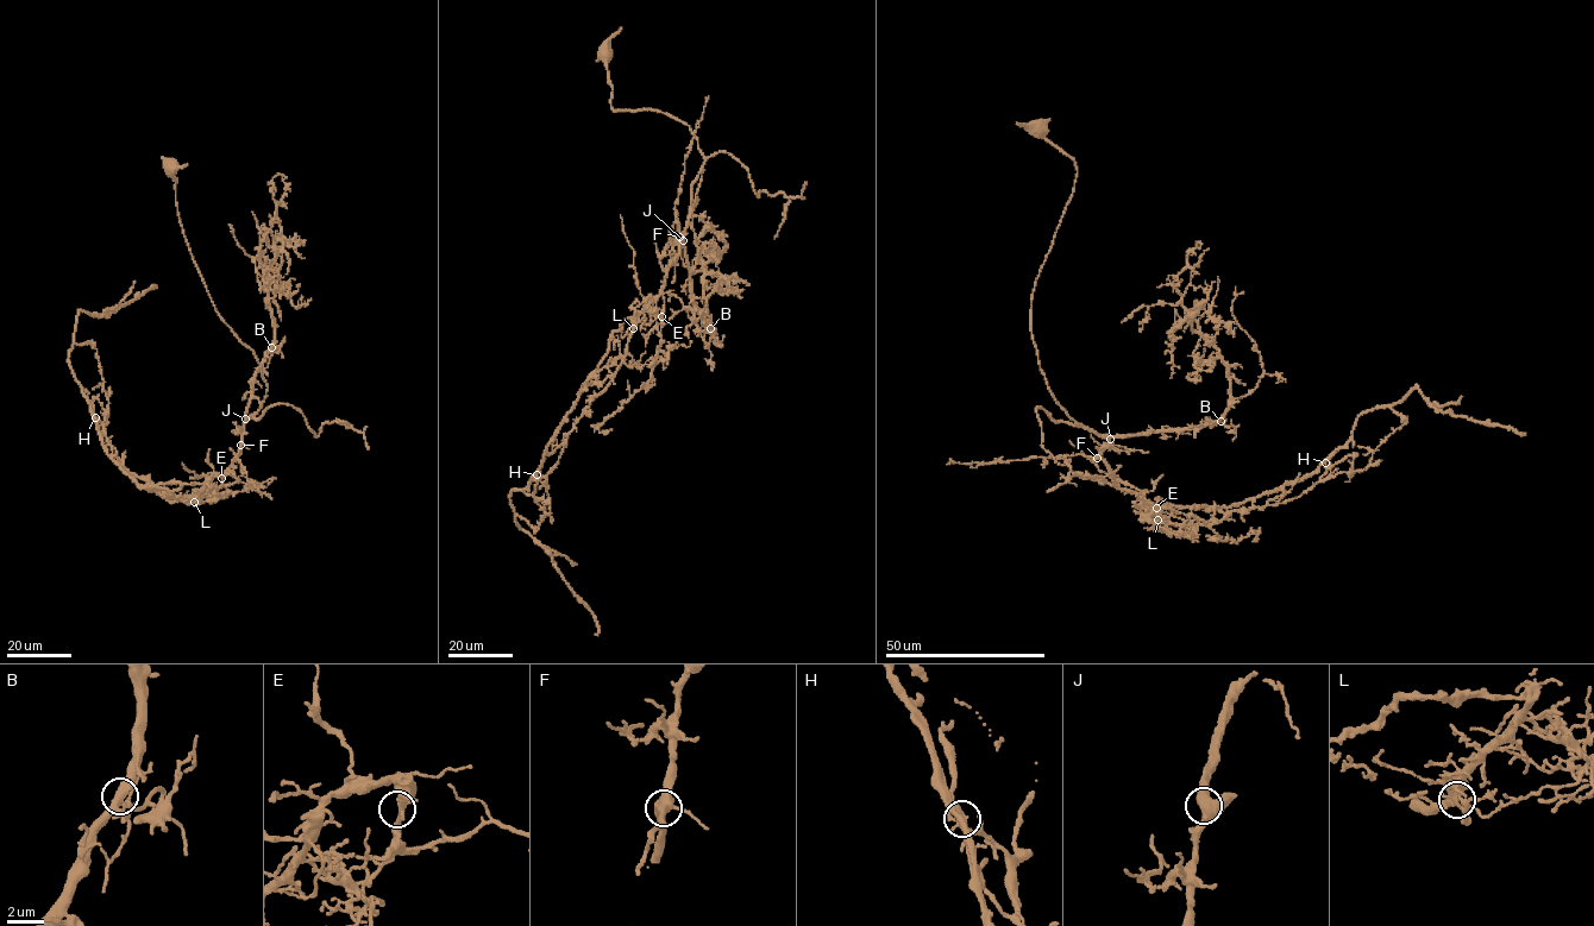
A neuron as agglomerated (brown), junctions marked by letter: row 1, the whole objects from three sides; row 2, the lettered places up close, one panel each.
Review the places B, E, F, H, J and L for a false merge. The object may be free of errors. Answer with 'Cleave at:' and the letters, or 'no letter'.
Cleave at: H

